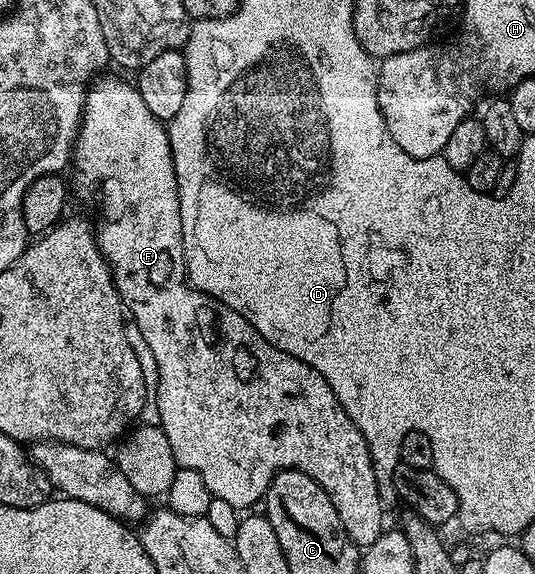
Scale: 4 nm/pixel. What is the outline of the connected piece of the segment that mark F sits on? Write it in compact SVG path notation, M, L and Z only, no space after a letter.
M98 75L85 93L85 108L81 111L81 128L77 132L77 140L73 143L72 172L74 171L73 176L83 191L97 192L97 204L101 207L102 218L105 219L95 228L97 245L101 248L103 258L113 270L113 281L117 287L117 293L121 295L122 305L127 309L132 323L133 320L137 323L137 332L141 335L142 342L149 347L150 354L153 355L153 364L157 367L157 416L161 419L157 420L171 444L174 462L178 469L185 470L186 468L186 473L199 474L206 483L212 498L223 499L228 505L244 510L264 497L275 473L283 468L294 468L307 474L329 495L331 506L335 506L339 514L339 522L343 522L343 530L347 530L352 540L358 542L378 540L382 531L379 527L377 528L377 499L380 496L382 499L383 490L381 494L381 488L377 485L379 483L377 470L371 462L371 454L367 450L367 442L363 434L359 434L355 422L347 418L347 410L343 410L339 398L333 393L329 383L315 370L311 370L307 362L299 362L299 358L271 346L271 342L267 342L267 338L263 338L259 330L255 330L255 326L251 326L251 322L243 318L241 311L228 308L226 304L221 304L212 296L207 296L190 285L185 270L185 251L181 241L181 211L177 197L177 179L173 169L166 125L157 120L155 114L151 114L151 110L147 110L147 105L144 104L137 87L130 81L128 84L125 80L116 80L115 77L109 75Z

